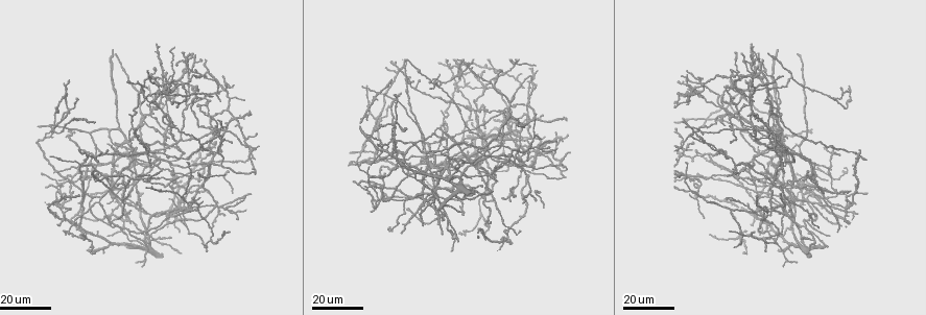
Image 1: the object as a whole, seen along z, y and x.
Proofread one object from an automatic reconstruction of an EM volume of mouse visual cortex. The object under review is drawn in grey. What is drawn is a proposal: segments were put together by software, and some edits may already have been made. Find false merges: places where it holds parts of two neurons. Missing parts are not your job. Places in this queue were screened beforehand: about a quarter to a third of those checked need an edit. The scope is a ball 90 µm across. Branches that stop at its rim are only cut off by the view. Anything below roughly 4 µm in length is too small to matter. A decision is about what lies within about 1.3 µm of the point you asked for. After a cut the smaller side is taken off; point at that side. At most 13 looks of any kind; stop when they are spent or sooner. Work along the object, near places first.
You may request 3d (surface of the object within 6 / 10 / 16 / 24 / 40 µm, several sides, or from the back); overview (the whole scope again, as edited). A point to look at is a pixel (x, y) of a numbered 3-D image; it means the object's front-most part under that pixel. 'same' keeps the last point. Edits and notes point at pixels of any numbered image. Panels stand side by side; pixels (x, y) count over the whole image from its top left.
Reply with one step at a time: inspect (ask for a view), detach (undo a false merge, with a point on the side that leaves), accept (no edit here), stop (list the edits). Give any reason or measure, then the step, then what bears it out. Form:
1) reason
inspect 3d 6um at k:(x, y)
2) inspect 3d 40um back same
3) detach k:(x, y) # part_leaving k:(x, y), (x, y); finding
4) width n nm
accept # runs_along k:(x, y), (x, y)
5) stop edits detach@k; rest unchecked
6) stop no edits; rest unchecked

three-way junction
inspect 3d 24um at 1:(123, 222)

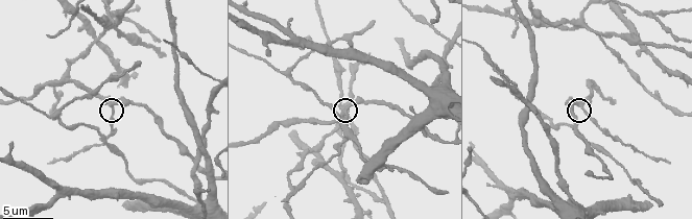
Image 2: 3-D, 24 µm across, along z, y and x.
inspect 3d 10um at 2:(346, 111)

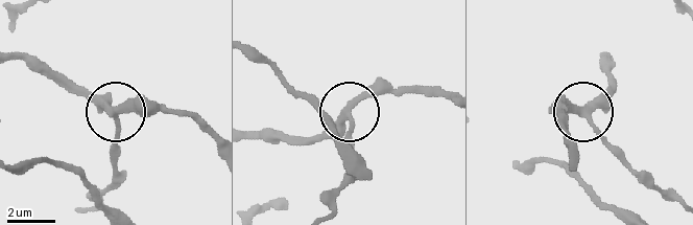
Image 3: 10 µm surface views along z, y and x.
accept # continuous, no second neuron

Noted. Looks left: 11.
branch point
inspect 3d 24um at 1:(702, 196)

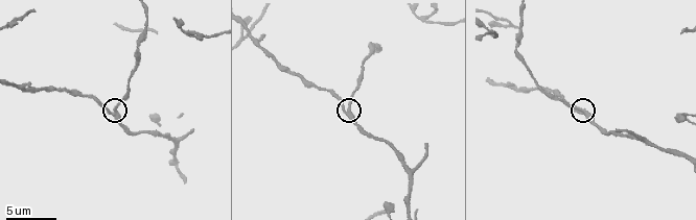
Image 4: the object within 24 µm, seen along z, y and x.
closer look
inspect 3d 6um at 4:(113, 111)

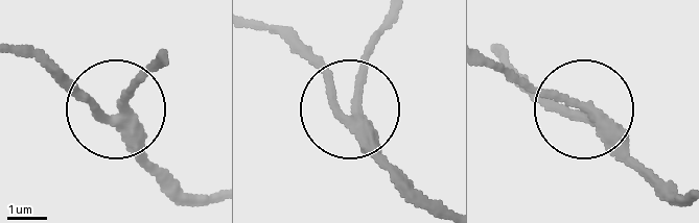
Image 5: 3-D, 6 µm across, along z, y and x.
inspect 3d 6um back at 5:(580, 106)

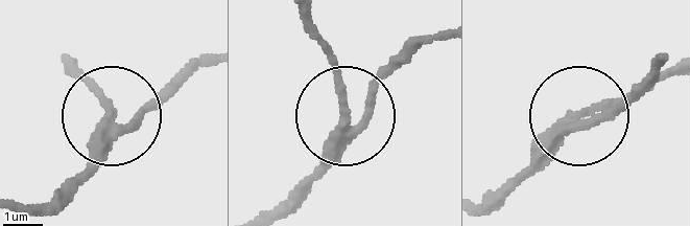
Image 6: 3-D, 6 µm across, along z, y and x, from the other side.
arms 3
accept # runs_along 6:(272, 211), (312, 175), (336, 125), (429, 38); all the same neuron

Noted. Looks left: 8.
arms run side by side
inspect 3d 6um at 2:(577, 28)

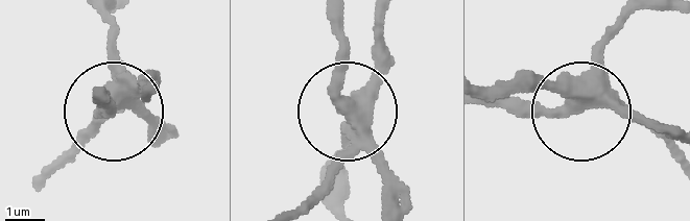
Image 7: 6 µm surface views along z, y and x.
detach 7:(148, 117) # part_leaving 7:(581, 99), (484, 105); two neurons meet here

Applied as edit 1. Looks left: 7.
inspect overview

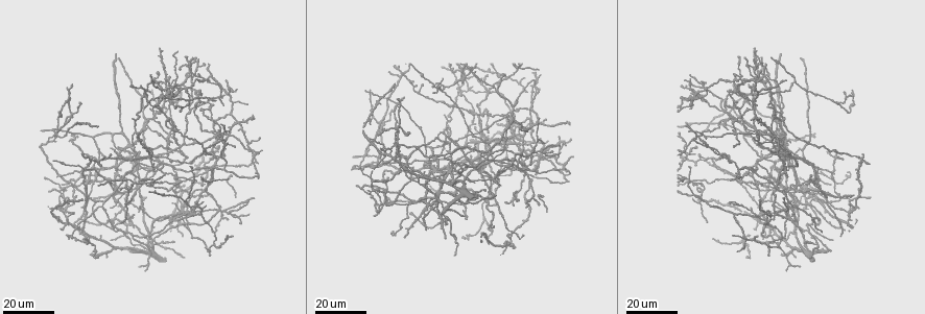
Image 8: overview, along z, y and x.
a fork
inspect 3d 16um at 8:(152, 118)

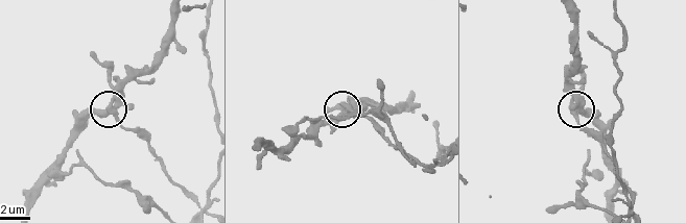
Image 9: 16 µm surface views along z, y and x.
zoom in
inspect 3d 6um at 9:(575, 114)

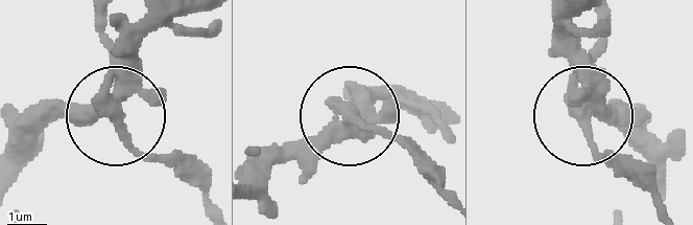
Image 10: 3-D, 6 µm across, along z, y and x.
inspect 3d 6um back at 10:(116, 118)

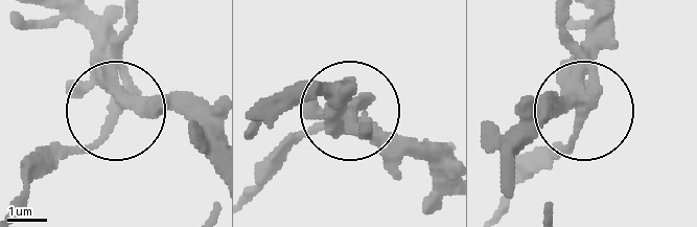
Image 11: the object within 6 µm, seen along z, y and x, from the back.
width 320 nm
accept # one neuron here

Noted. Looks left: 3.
inspect 3d 24um at 8:(228, 135)

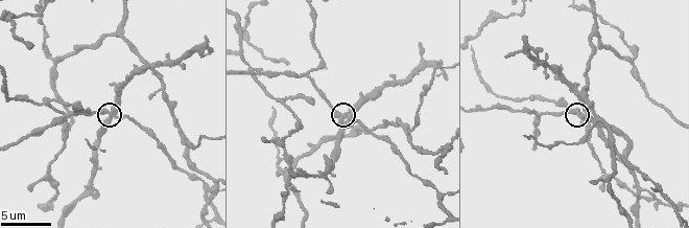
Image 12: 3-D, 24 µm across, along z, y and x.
closer look
inspect 3d 10um at 12:(118, 117)

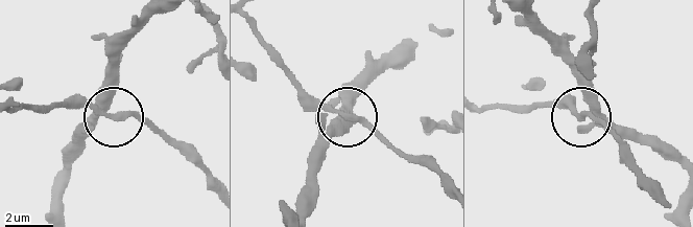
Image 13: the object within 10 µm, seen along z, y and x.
side_arm 125 um; arms 4
accept # continuous, no second neuron

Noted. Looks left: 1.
stop edits detach@7; rest unchecked

